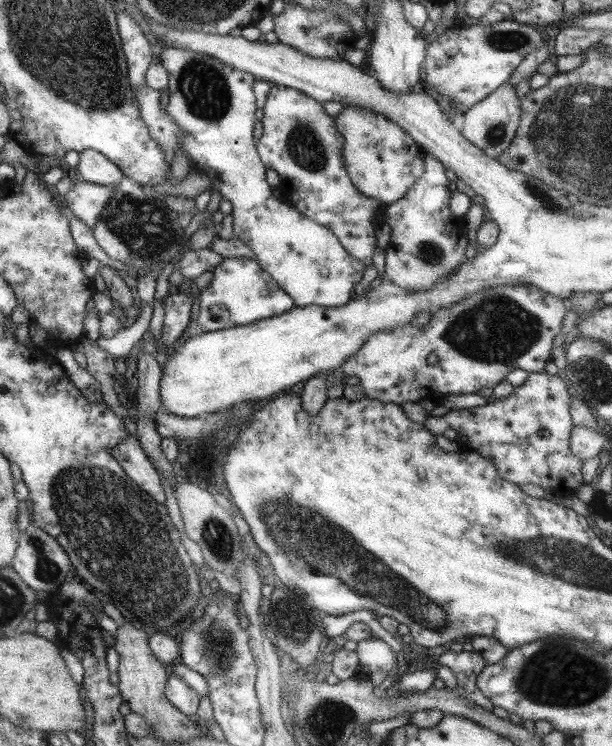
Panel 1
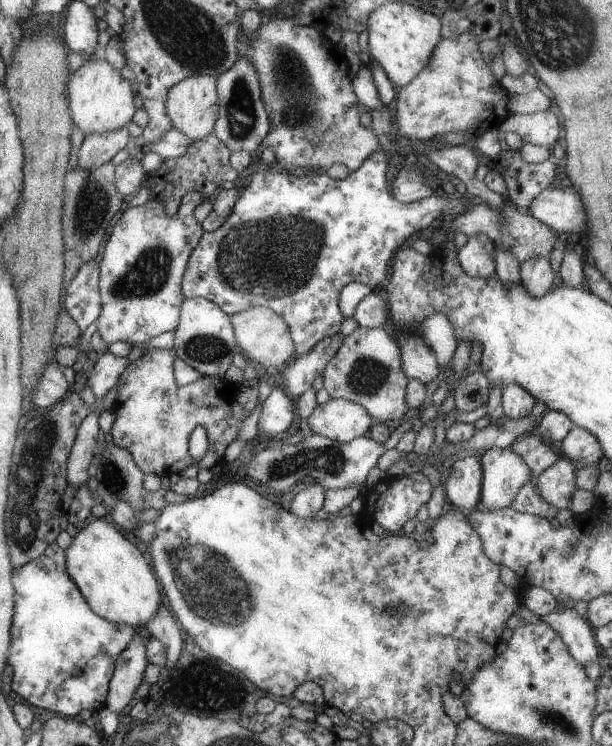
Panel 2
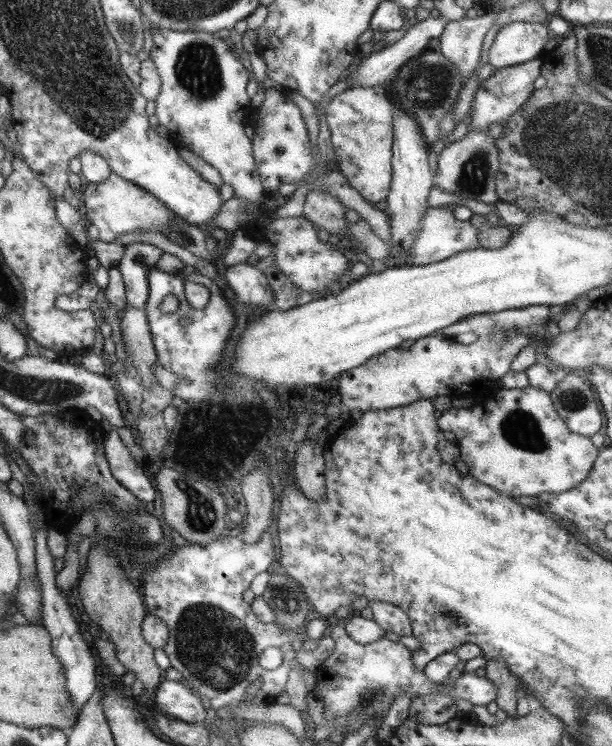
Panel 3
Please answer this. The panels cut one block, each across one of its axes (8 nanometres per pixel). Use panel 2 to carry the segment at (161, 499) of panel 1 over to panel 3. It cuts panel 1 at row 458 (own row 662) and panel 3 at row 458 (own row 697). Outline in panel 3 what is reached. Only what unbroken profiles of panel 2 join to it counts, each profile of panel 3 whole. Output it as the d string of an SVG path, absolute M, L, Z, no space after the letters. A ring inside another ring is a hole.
M114 428L104 434L103 448L111 475L143 503L153 503L156 491L145 470L129 455Z

